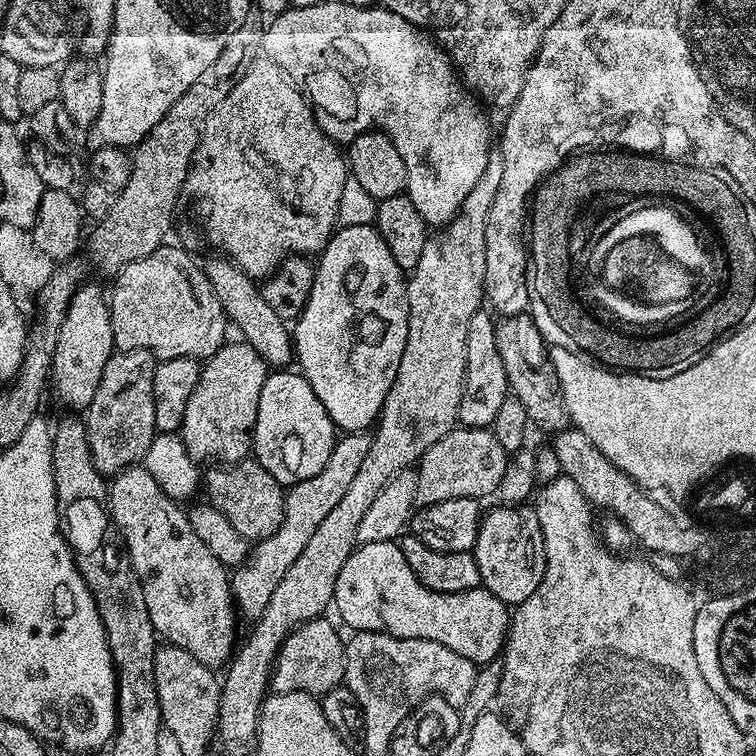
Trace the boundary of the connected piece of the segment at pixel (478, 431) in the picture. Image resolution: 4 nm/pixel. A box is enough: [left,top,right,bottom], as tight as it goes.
[416,426,510,504]

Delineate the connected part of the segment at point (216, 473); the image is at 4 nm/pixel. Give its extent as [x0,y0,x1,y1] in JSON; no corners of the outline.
[202,458,285,542]

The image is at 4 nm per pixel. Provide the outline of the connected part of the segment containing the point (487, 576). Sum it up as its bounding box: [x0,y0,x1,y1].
[471,506,544,606]

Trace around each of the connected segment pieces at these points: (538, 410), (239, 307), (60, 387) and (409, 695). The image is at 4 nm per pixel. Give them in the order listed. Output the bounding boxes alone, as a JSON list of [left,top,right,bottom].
[[495,314,570,434],[202,254,294,369],[50,282,113,409],[344,632,478,752]]

